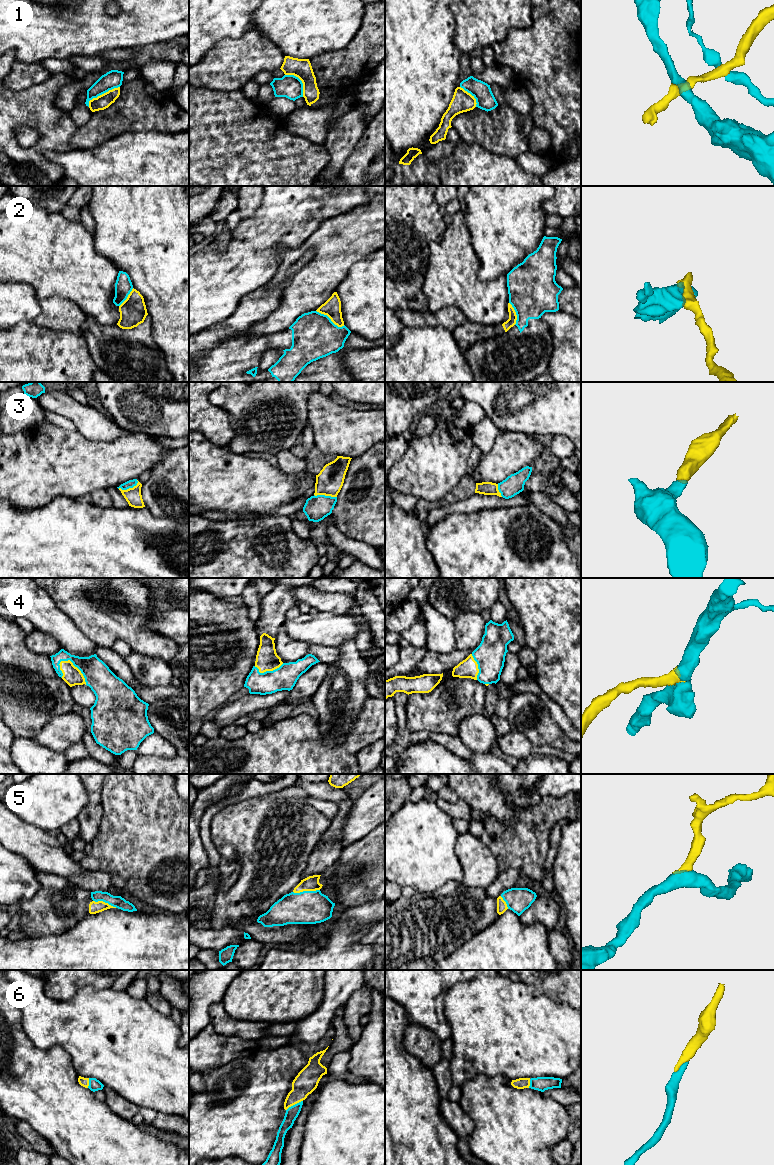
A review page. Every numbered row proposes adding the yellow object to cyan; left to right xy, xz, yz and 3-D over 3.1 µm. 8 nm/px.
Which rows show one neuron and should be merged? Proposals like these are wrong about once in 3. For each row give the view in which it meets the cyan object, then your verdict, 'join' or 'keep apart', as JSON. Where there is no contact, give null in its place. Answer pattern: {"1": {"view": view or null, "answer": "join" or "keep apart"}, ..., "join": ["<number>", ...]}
{"1": {"view": "xy", "answer": "keep apart"}, "2": {"view": "xz", "answer": "keep apart"}, "3": {"view": "xy", "answer": "join"}, "4": {"view": "xy", "answer": "join"}, "5": {"view": "xz", "answer": "join"}, "6": {"view": "xz", "answer": "join"}, "join": ["3", "4", "5", "6"]}

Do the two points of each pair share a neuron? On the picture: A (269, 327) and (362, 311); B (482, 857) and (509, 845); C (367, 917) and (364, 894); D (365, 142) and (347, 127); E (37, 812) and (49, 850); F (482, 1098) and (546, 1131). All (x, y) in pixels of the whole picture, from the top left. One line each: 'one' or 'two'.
A: two
B: two
C: two
D: two
E: two
F: one

